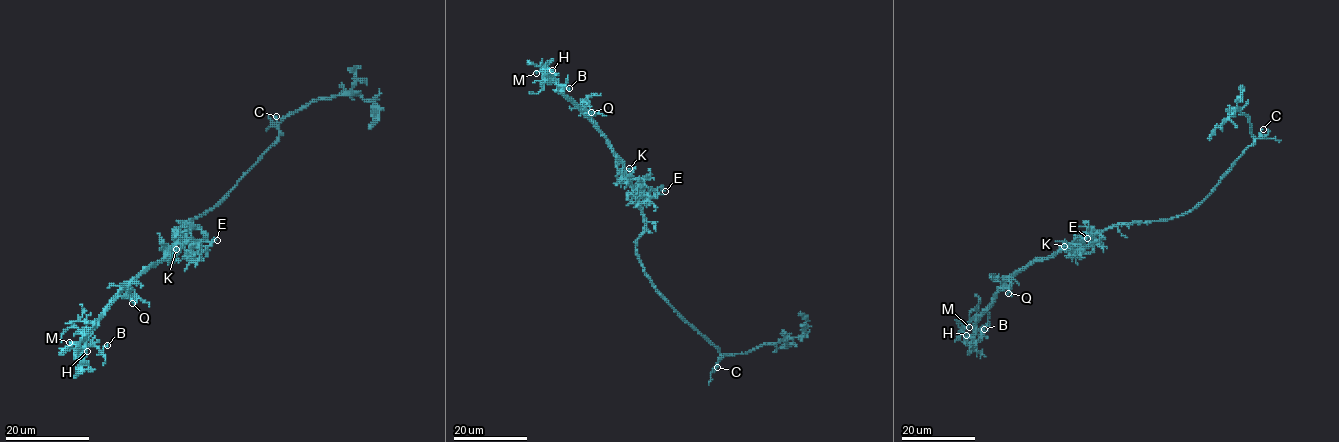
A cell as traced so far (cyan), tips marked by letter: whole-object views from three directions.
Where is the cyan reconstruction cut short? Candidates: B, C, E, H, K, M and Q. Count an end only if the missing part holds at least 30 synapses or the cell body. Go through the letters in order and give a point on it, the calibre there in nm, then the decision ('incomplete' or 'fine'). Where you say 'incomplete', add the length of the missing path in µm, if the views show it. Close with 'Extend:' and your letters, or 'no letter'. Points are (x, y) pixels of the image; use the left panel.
B: (107, 345) | 110 nm | fine
C: (276, 116) | 140 nm | fine
E: (217, 240) | 100 nm | fine
H: (87, 351) | 170 nm | fine
K: (176, 249) | 130 nm | fine
M: (69, 342) | 150 nm | fine
Q: (132, 303) | 120 nm | fine
Extend: no letter

